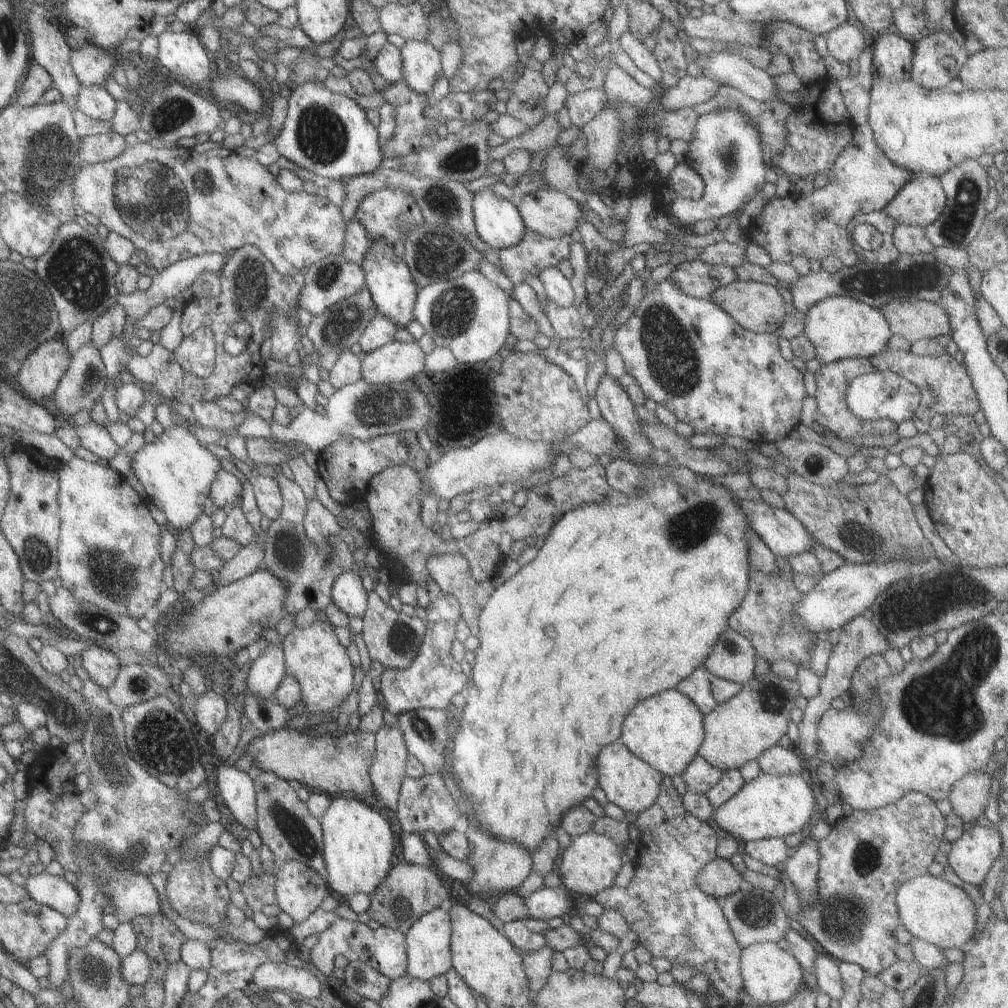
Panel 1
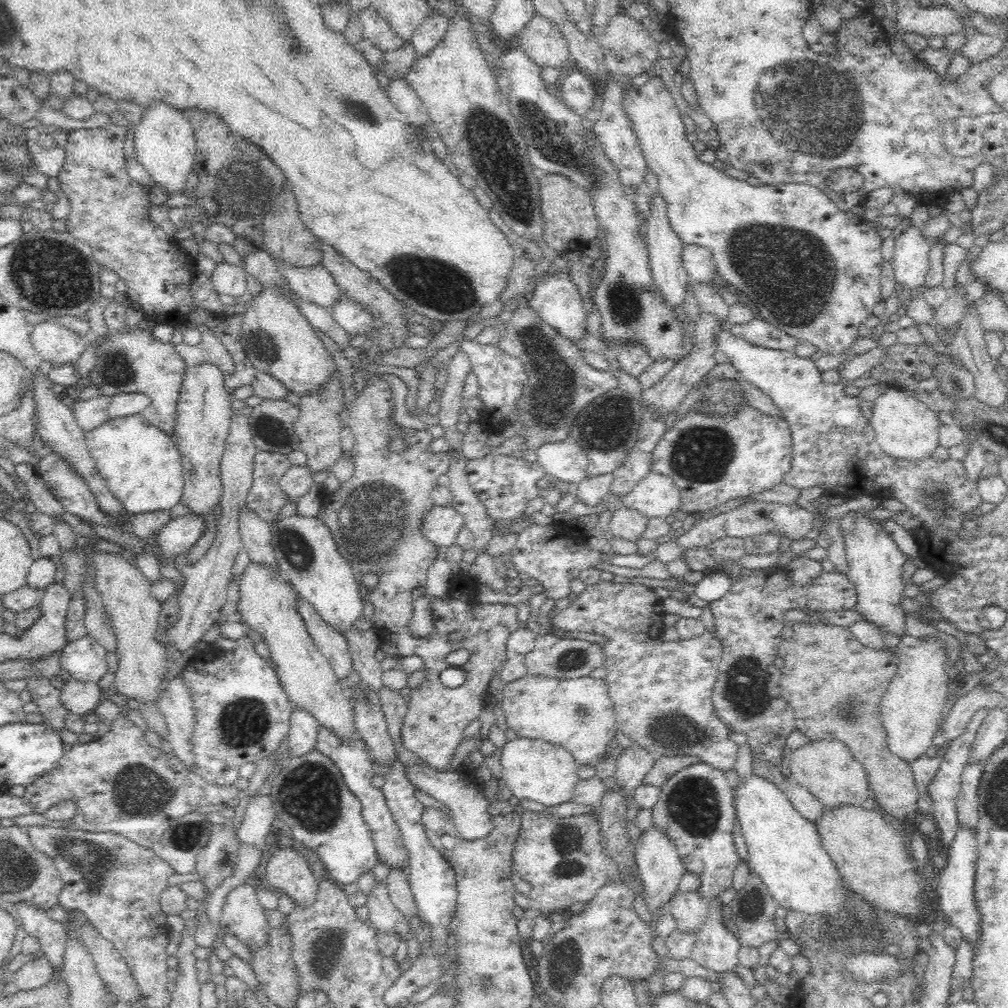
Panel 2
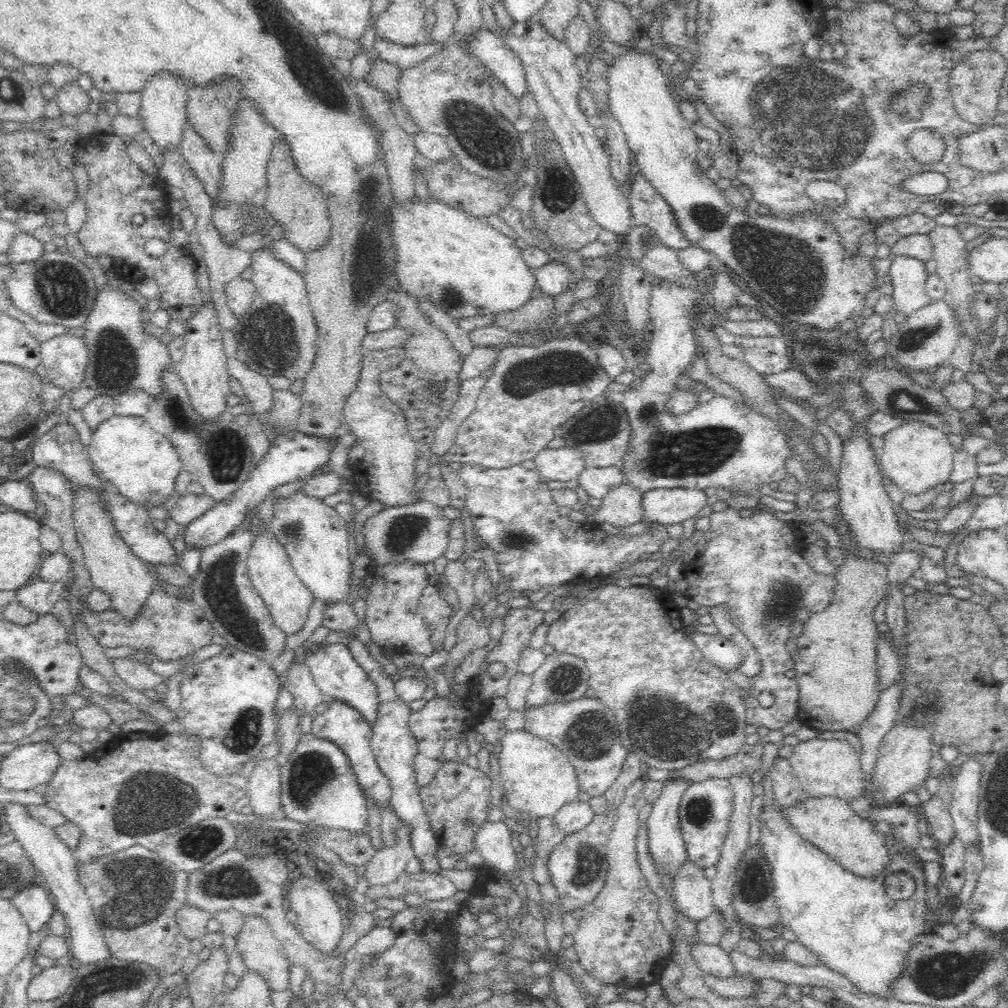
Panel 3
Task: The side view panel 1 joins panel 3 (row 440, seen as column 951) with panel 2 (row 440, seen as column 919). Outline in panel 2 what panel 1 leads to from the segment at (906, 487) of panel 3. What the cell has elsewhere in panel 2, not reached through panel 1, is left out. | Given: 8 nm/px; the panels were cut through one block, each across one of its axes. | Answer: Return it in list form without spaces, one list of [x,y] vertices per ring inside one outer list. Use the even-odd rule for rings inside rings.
[[[888,386],[884,394],[875,399],[870,421],[875,439],[884,454],[894,460],[921,461],[933,456],[939,444],[940,423],[937,414],[929,410],[908,389]]]

